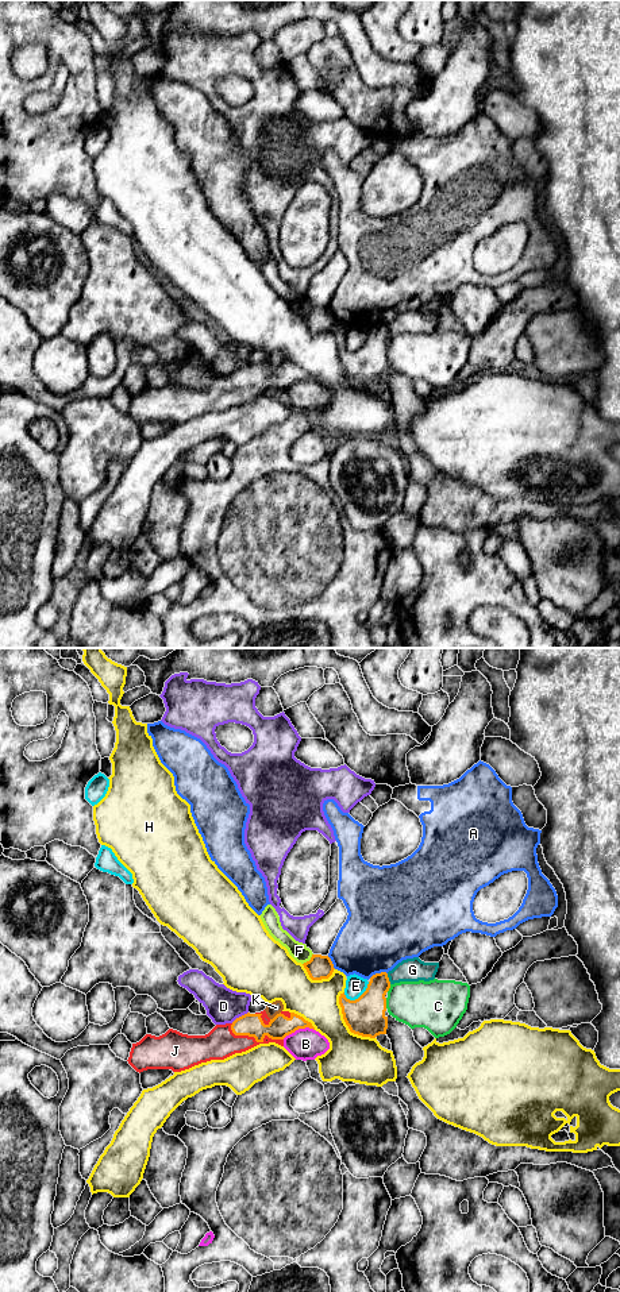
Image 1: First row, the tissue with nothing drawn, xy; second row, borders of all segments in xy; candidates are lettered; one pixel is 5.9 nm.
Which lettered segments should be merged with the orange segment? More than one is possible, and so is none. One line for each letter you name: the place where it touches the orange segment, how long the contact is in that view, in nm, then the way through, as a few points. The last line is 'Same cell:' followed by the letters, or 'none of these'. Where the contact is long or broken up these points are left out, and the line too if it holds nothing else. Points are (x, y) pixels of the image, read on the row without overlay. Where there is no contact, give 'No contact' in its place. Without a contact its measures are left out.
J: Touches orange at xy (254, 389). Shared border 340 nm
Same cell: J

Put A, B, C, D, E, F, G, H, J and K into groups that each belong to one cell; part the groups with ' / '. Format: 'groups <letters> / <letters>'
groups A / B F / C / D / E / G / H / J / K

